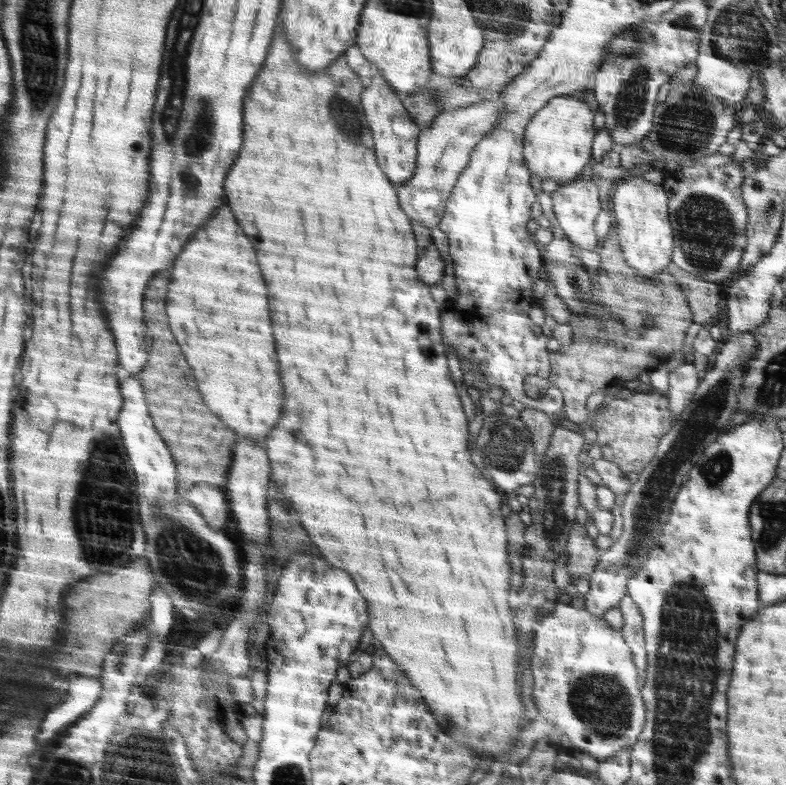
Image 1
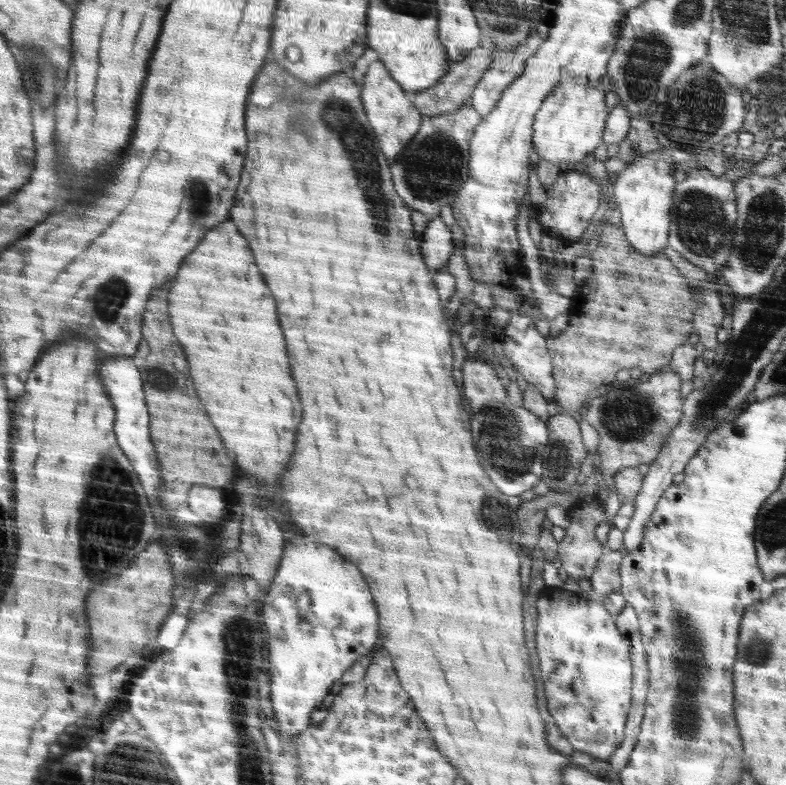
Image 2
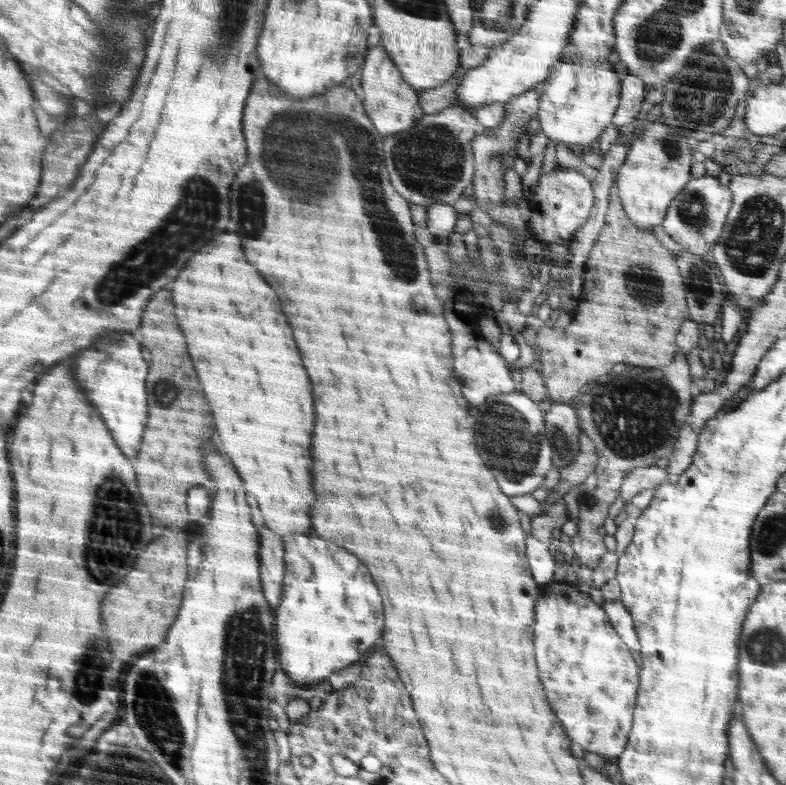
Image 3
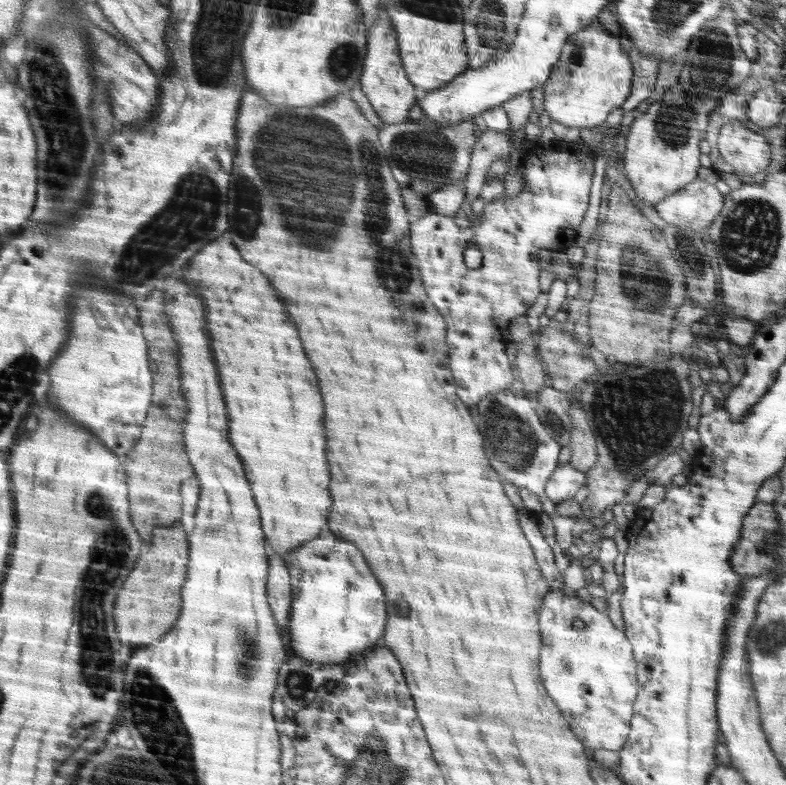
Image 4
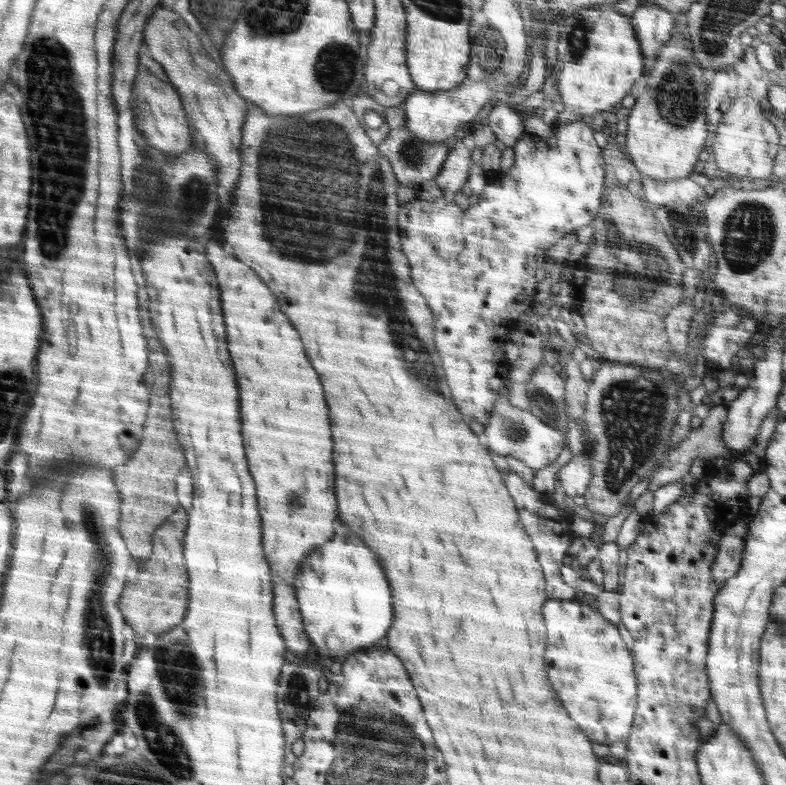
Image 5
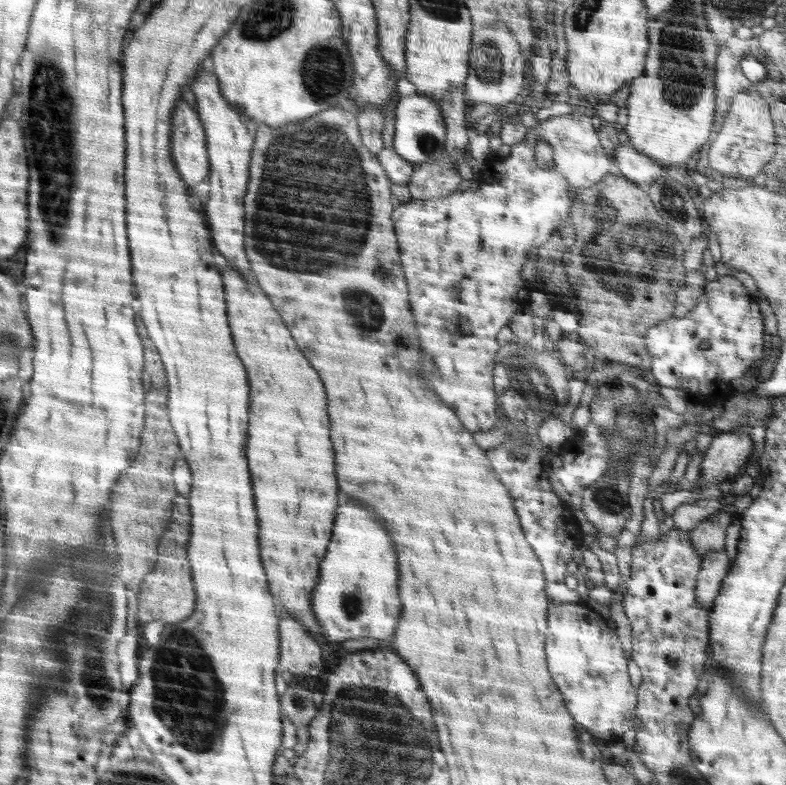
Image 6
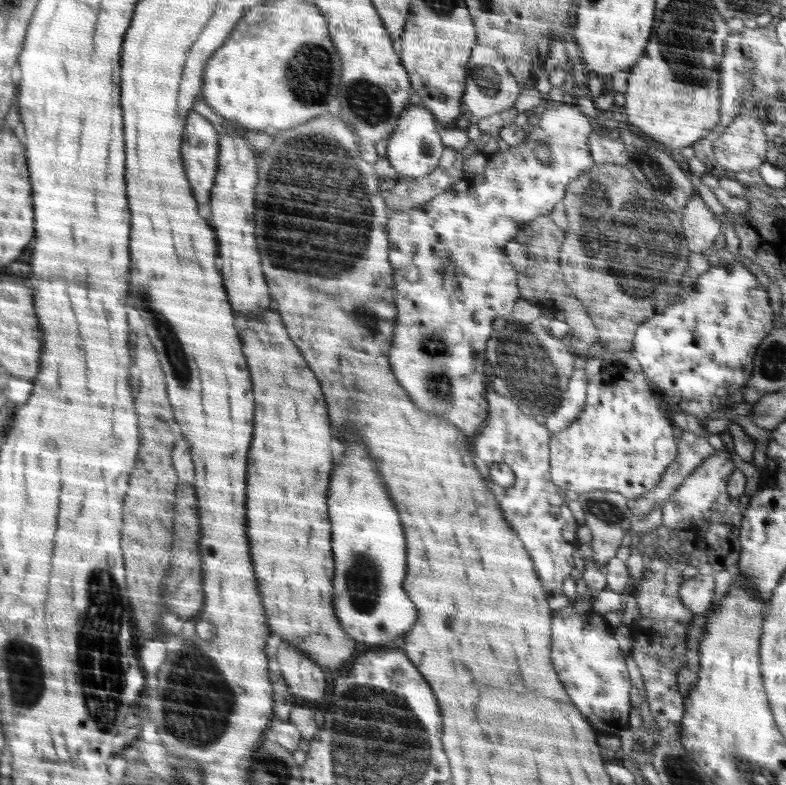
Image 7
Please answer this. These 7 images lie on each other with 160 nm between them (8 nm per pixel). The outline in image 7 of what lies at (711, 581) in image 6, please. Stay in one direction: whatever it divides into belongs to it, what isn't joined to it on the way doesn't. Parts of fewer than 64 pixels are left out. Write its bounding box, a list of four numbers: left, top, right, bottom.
[681,573,716,614]

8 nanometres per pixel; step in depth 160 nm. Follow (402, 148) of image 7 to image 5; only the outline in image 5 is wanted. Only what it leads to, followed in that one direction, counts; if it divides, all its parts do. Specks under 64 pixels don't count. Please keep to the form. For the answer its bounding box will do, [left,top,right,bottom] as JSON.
[402,80,498,143]

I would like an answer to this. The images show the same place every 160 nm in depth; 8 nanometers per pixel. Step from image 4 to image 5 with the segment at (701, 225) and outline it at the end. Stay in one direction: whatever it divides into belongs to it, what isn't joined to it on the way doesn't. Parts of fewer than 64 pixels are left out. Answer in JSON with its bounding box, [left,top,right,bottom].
[639,174,709,208]

